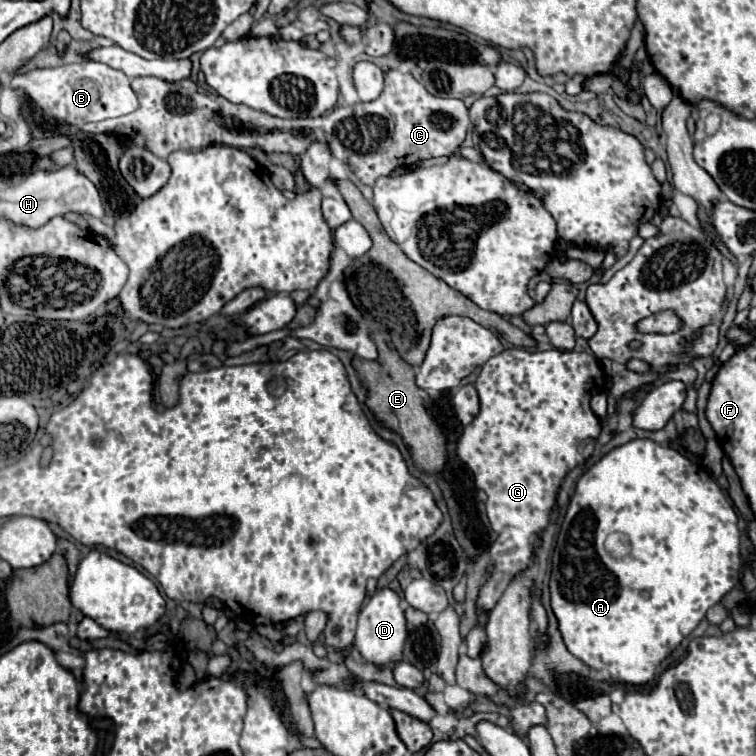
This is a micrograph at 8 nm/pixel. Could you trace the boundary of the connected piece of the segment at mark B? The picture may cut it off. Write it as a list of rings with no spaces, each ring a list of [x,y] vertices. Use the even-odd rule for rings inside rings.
[[[91,60],[17,74],[13,78],[13,84],[23,88],[31,96],[31,100],[43,110],[43,114],[67,124],[99,122],[137,110],[137,94],[131,88],[131,80],[123,72]]]

